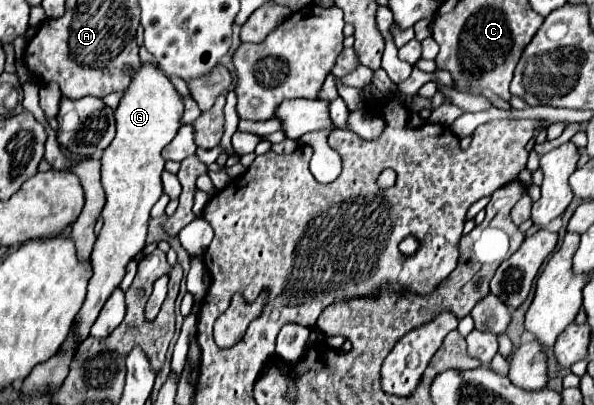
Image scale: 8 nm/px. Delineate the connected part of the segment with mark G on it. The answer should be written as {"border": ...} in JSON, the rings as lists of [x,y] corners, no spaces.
{"border":[[[142,63],[138,69],[128,67],[128,73],[130,73],[130,85],[124,91],[118,109],[114,111],[114,115],[116,115],[116,137],[102,155],[102,187],[106,191],[106,205],[102,209],[104,227],[102,227],[102,231],[96,239],[94,251],[92,251],[92,271],[94,273],[92,273],[92,279],[88,283],[88,295],[86,295],[86,301],[84,301],[82,309],[76,315],[74,333],[76,333],[78,343],[82,339],[86,339],[86,335],[90,333],[90,327],[96,321],[100,309],[106,303],[106,299],[116,289],[116,285],[120,285],[126,263],[136,253],[140,253],[146,245],[150,209],[162,197],[162,179],[160,179],[160,175],[162,175],[164,163],[166,163],[164,157],[162,157],[162,149],[176,137],[176,133],[182,125],[182,113],[184,113],[182,97],[176,91],[176,87],[172,85],[172,81],[162,73],[162,69],[158,69],[154,63]]]}

